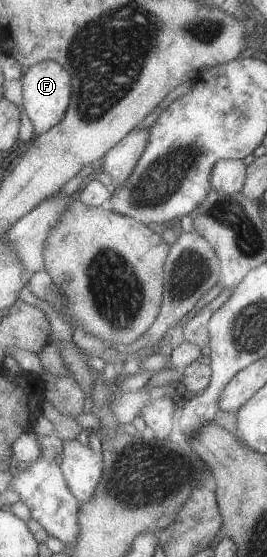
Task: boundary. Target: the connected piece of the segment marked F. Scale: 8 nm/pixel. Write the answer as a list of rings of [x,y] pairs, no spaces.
[[[42,61],[31,66],[23,77],[25,111],[33,121],[36,135],[42,136],[61,123],[69,111],[73,87],[71,87],[71,73],[56,61]]]

